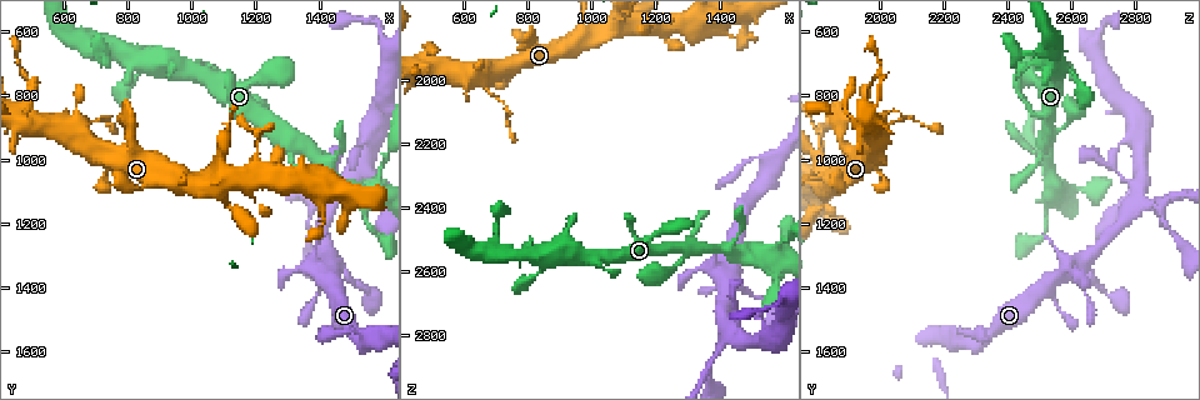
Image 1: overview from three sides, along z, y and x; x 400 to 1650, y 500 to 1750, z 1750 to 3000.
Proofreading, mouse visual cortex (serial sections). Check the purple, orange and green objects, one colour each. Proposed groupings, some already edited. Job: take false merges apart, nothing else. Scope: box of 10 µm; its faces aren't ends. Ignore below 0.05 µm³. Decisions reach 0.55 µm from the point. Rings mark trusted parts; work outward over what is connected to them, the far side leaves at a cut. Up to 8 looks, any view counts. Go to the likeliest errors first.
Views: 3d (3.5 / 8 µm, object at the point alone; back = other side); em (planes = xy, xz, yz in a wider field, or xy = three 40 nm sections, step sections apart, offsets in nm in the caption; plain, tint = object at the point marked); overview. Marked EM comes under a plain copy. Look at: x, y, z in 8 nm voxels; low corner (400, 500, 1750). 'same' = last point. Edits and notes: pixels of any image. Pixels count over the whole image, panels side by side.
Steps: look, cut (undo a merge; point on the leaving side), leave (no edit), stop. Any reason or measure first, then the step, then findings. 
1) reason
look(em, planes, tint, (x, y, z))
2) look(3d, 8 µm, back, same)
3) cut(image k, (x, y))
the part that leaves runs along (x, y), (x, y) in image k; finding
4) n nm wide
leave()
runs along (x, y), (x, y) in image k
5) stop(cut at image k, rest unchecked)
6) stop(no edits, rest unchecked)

arms run side by side
look(3d, 3.5 µm, (1540, 1170, 2520))

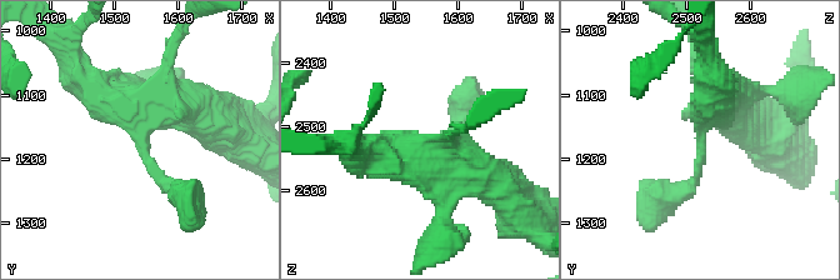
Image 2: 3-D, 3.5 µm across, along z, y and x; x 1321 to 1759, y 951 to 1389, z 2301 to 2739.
now the EM
look(em, xy, step 5, tint, (1540, 1170, 2520))

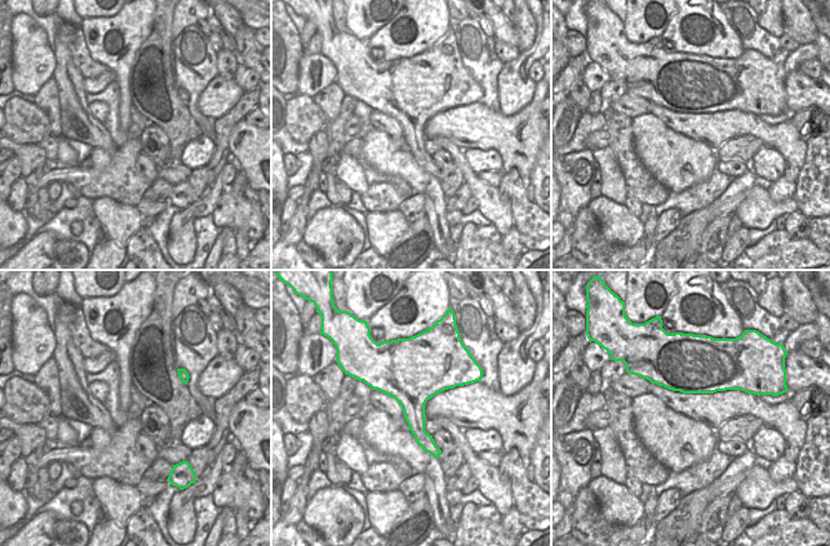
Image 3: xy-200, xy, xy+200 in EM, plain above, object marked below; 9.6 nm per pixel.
cut it another way
look(em, planes, tint, same)

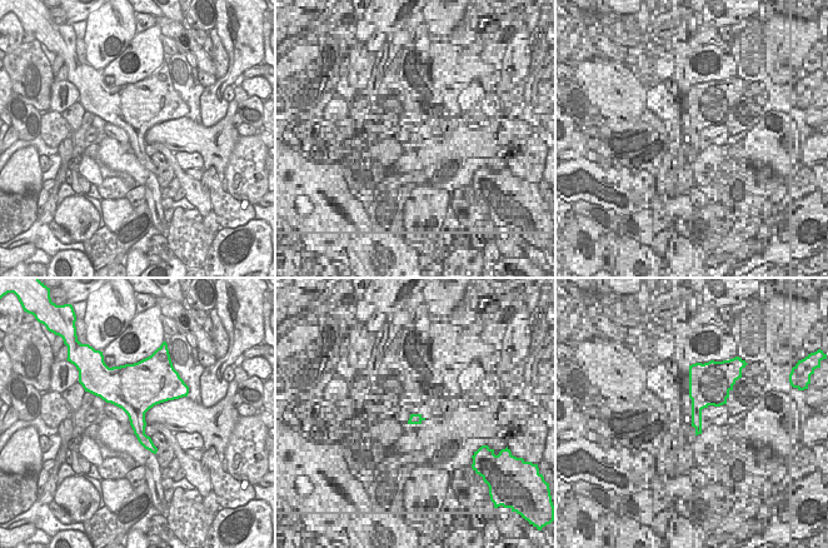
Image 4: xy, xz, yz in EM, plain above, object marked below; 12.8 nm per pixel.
440 nm wide
leave()
runs along (95, 89), (141, 104), (141, 150), (184, 193) in image 2; continuous, no second cell

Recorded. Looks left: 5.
abrupt turn
look(3d, 3.5 µm, (490, 880, 1950))

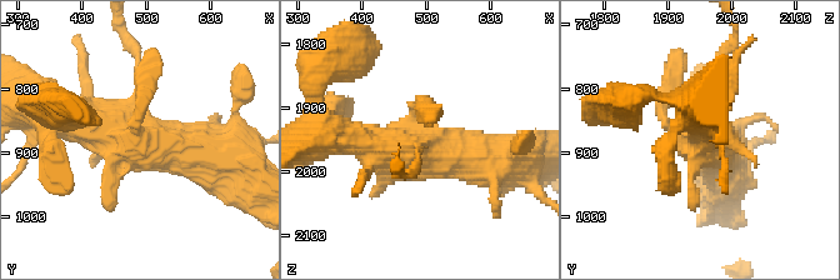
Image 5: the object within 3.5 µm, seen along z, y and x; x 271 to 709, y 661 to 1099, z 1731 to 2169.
shape alone is not enough
look(em, xy, step 1, tint, (480, 880, 1945))

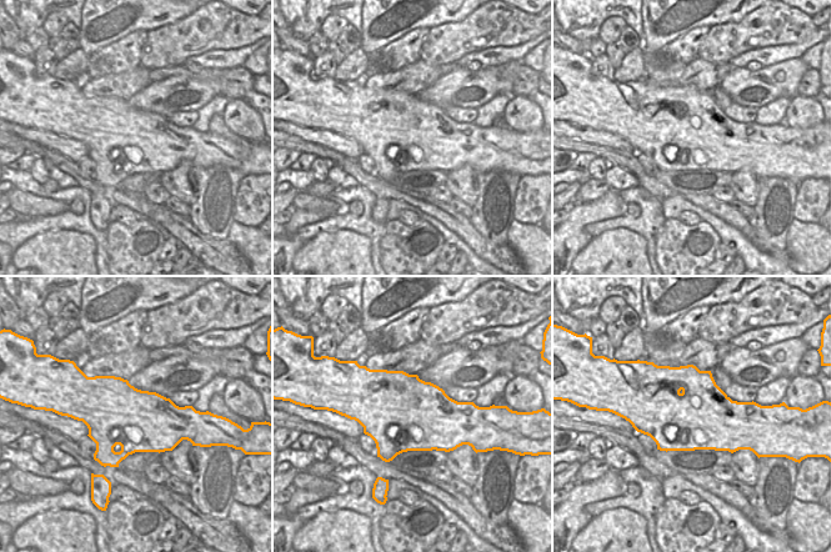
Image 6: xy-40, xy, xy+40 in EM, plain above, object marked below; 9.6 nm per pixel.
leave()
runs along (203, 151), (134, 140), (145, 79) in image 5; one cell here

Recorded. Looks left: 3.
look(3d, 3.5 µm, (1430, 1140, 2790))

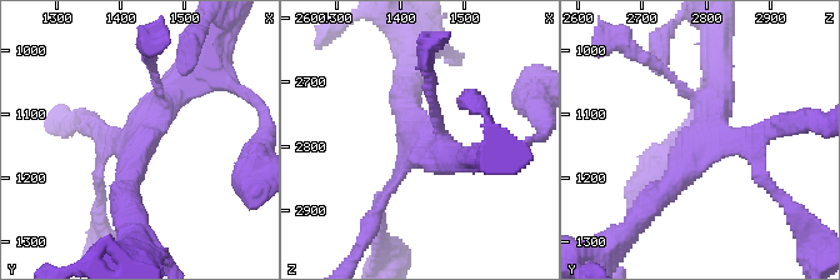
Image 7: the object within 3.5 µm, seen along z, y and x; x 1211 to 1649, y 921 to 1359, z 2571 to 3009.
4 arms; arms of 150, 150, 350, 350 nm
look(em, xy, step 2, tint, (1435, 1140, 2790))

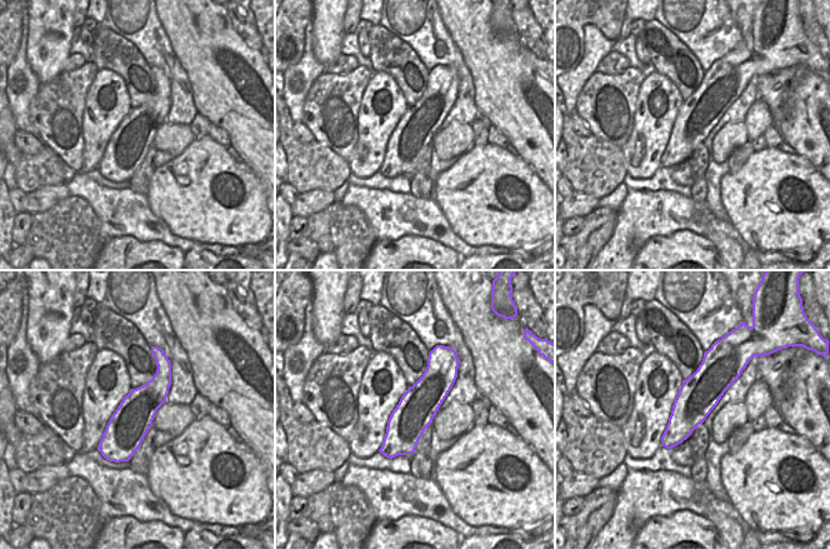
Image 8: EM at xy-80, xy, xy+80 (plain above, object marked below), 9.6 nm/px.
leave()
runs along (650, 204), (710, 124), (720, 74) in image 7; one cell here

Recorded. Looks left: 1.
stop(no edits, rest unchecked)

